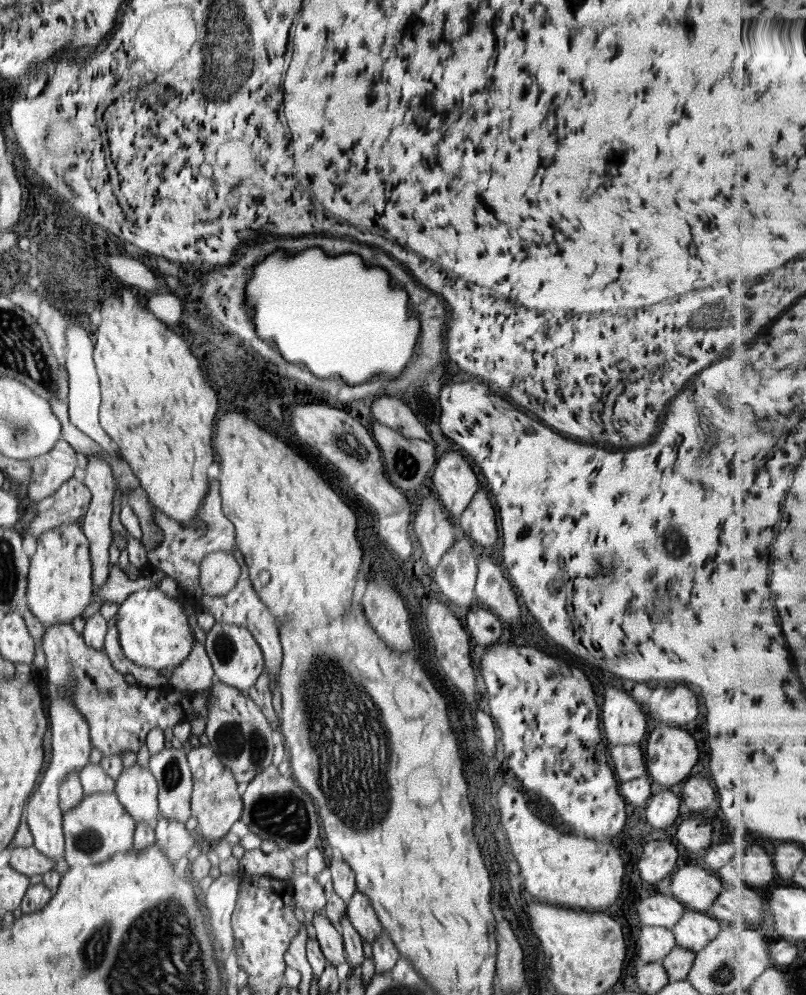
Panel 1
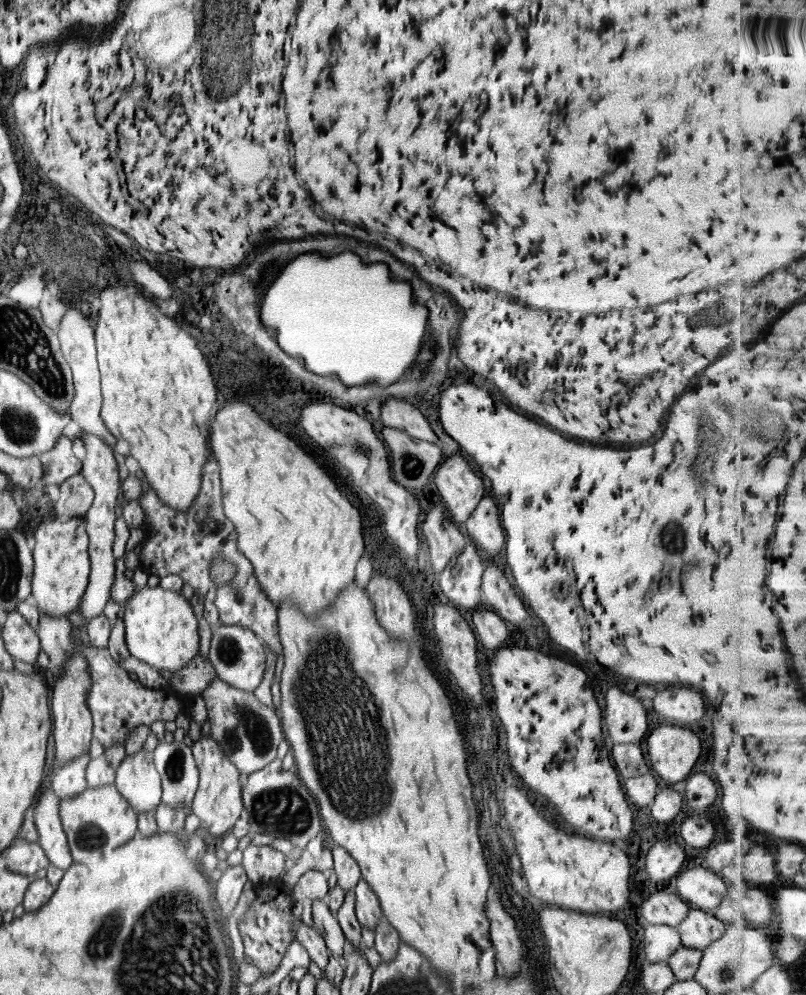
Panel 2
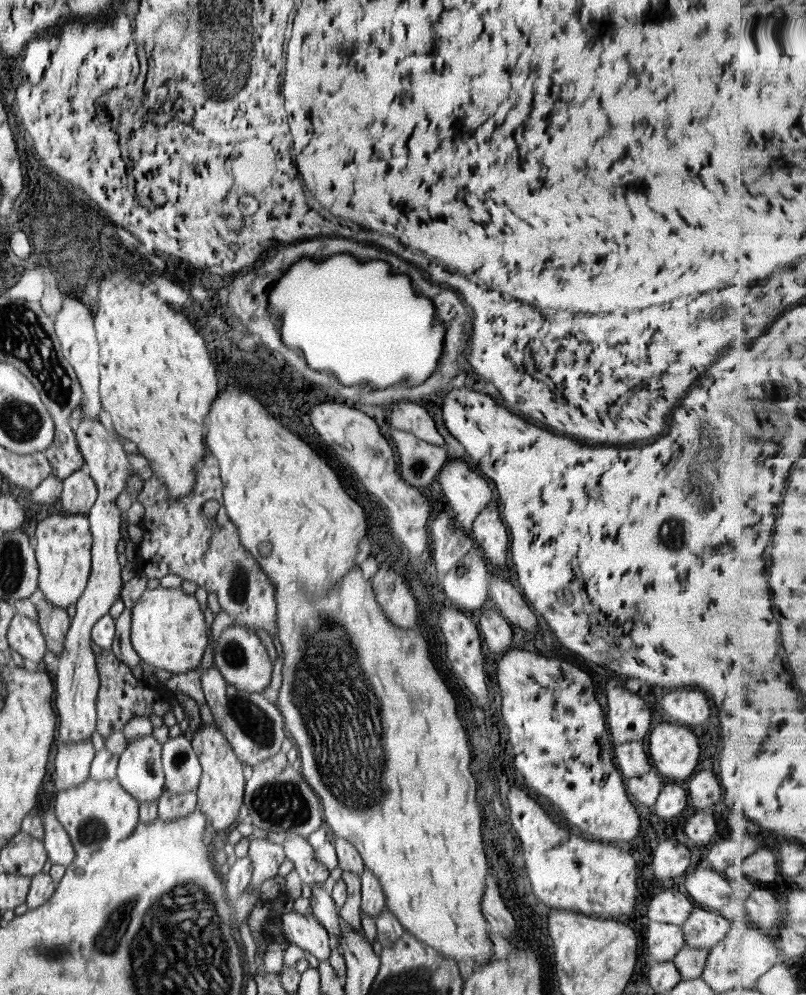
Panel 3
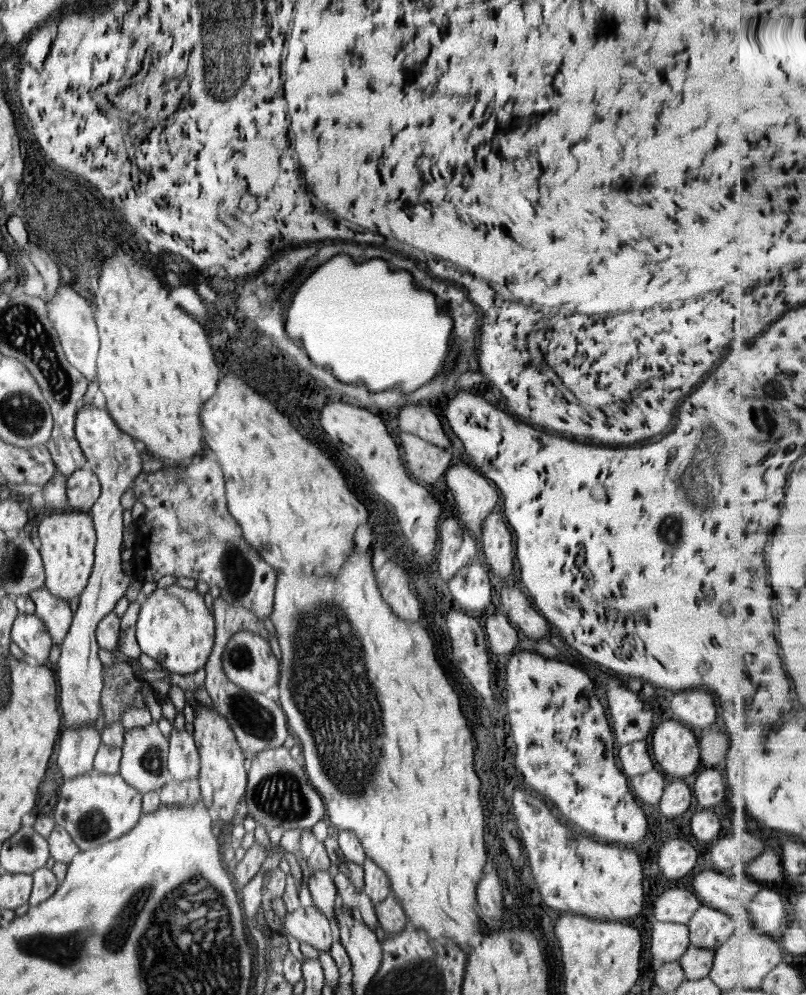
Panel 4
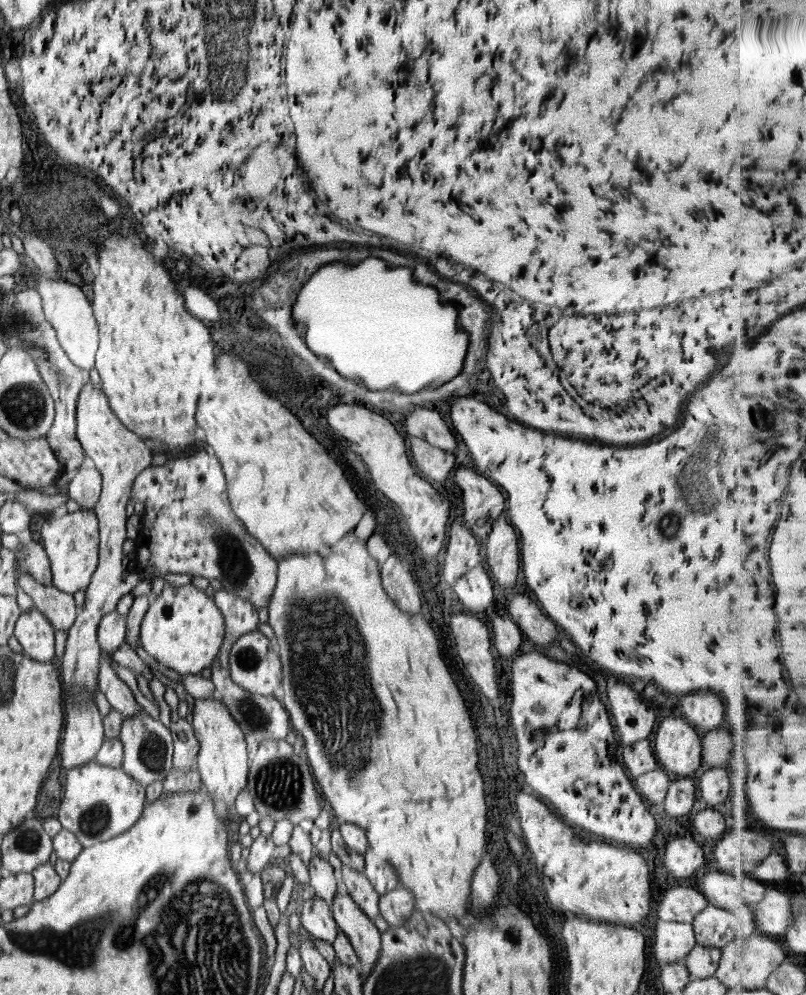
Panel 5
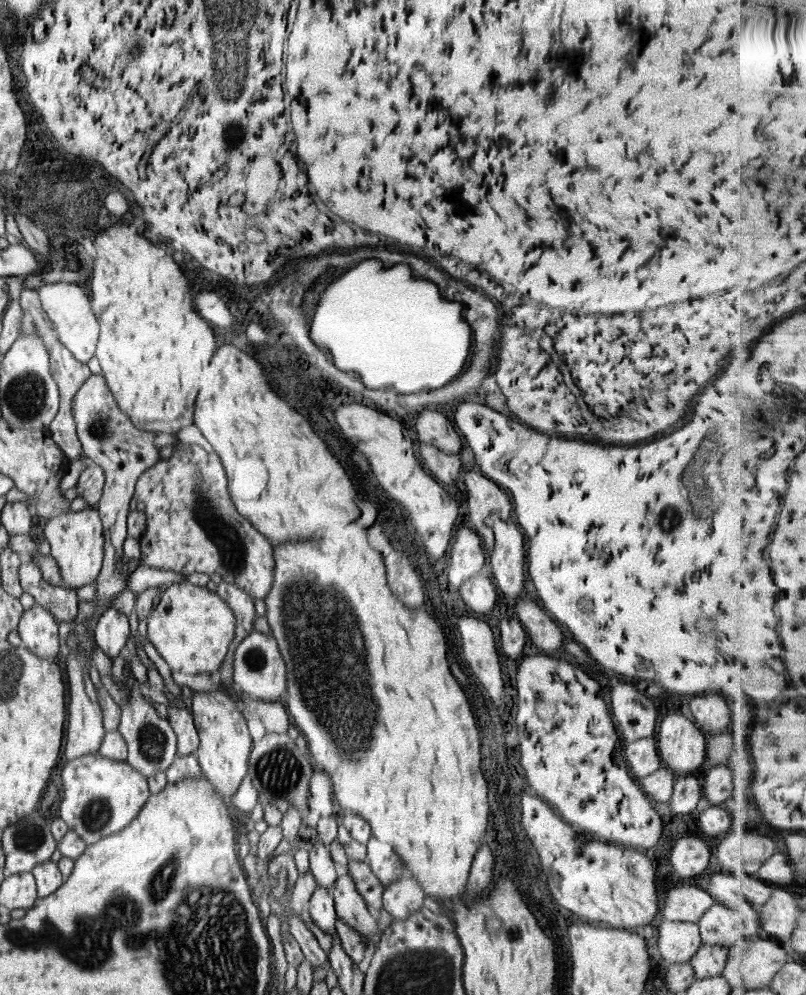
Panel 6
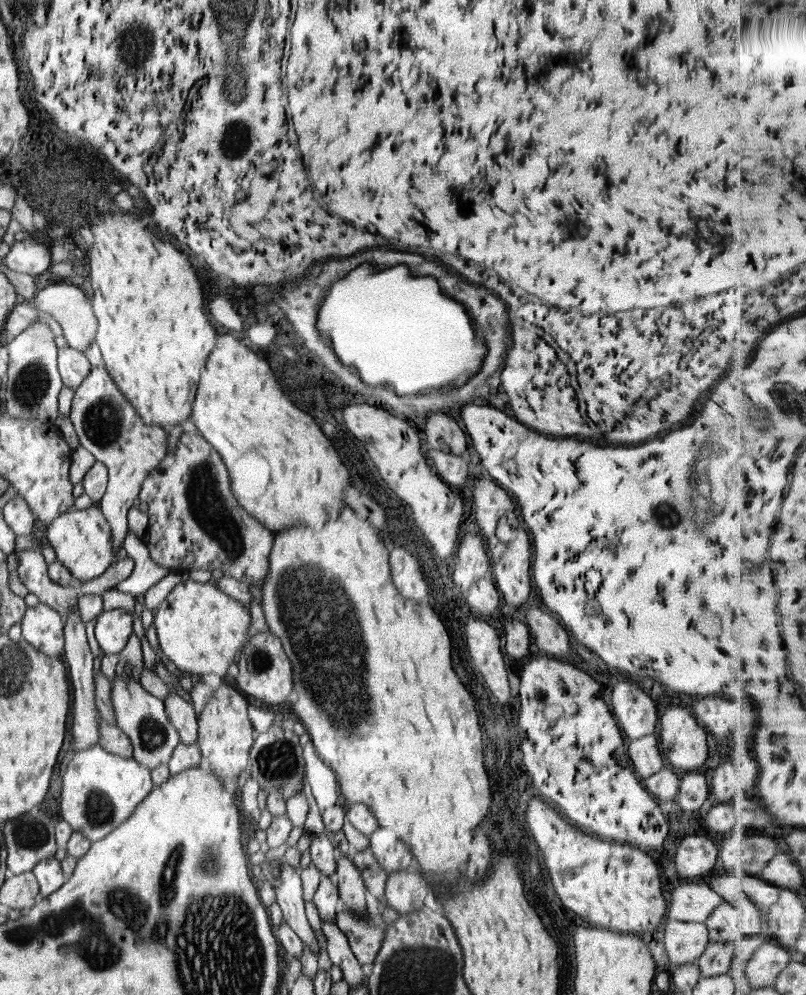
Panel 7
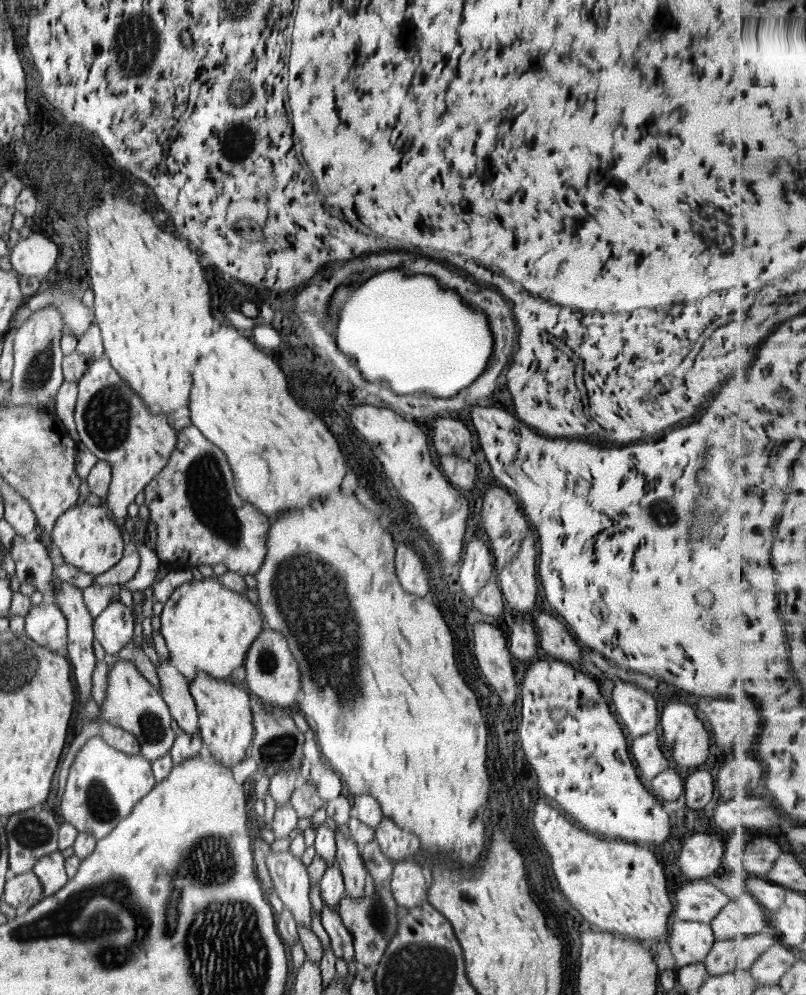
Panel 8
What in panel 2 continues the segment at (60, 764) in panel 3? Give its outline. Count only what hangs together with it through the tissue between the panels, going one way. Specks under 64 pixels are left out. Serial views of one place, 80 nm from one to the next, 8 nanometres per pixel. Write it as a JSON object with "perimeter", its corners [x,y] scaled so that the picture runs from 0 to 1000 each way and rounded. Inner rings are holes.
{"perimeter":[[[110,755],[91,762],[88,765],[74,769],[72,776],[65,782],[63,793],[74,803],[81,803],[92,799],[98,799],[108,792],[104,778],[108,768],[113,765]]]}

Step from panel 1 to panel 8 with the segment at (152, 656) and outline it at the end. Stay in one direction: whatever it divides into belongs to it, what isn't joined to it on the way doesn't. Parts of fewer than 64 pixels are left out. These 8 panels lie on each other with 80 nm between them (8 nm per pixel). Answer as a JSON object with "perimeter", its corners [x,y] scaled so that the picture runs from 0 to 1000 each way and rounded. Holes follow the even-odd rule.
{"perimeter":[[[254,581],[253,584],[238,583],[218,590],[211,601],[202,606],[199,616],[199,634],[210,653],[211,666],[237,686],[246,674],[254,675],[267,682],[289,678],[288,675],[304,667],[304,661],[313,645],[330,630],[320,607],[314,607],[305,598],[285,593],[273,583]]]}

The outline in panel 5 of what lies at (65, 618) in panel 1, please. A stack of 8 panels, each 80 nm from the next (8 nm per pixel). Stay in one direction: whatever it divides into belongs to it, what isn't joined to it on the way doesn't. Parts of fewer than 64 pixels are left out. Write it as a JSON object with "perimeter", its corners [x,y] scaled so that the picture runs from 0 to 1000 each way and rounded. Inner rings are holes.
{"perimeter":[[[99,511],[76,521],[68,521],[62,517],[52,529],[51,539],[63,565],[65,588],[84,597],[107,592],[123,564],[123,523],[118,515],[113,512]]]}

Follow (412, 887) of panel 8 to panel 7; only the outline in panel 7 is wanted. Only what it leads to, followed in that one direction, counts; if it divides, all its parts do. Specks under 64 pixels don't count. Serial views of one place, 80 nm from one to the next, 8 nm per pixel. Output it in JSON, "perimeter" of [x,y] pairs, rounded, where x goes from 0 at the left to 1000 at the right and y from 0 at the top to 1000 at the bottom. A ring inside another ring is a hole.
{"perimeter":[[[496,873],[485,876],[478,890],[478,907],[496,920],[522,914],[535,891],[522,877]]]}

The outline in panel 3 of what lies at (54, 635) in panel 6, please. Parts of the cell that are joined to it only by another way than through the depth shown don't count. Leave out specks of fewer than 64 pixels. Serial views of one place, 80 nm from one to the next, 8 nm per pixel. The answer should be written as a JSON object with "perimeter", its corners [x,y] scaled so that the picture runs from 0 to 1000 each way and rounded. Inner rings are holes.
{"perimeter":[[[20,615],[11,627],[9,642],[12,651],[26,657],[30,663],[52,666],[58,645],[46,623]]]}

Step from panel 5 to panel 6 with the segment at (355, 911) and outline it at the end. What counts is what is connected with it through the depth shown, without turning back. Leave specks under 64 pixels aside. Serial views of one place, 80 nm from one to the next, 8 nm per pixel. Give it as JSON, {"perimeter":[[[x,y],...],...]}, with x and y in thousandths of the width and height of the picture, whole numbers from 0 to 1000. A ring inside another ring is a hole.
{"perimeter":[[[429,873],[421,874],[423,874],[423,879],[418,881],[409,894],[418,920],[435,934],[444,936],[453,943],[453,948],[459,951],[469,937],[467,926],[457,918],[455,909],[442,894],[437,879]]]}

